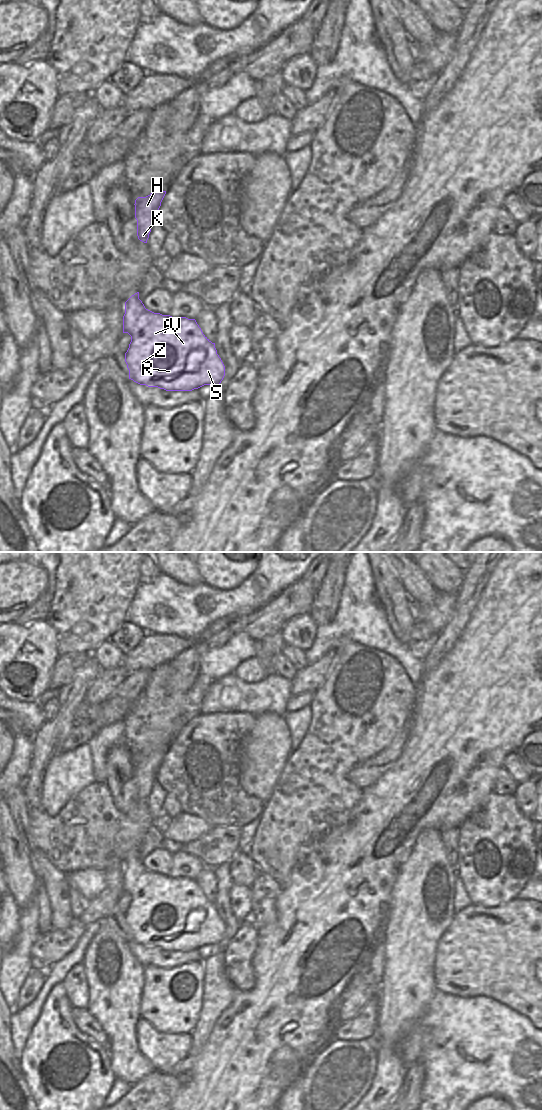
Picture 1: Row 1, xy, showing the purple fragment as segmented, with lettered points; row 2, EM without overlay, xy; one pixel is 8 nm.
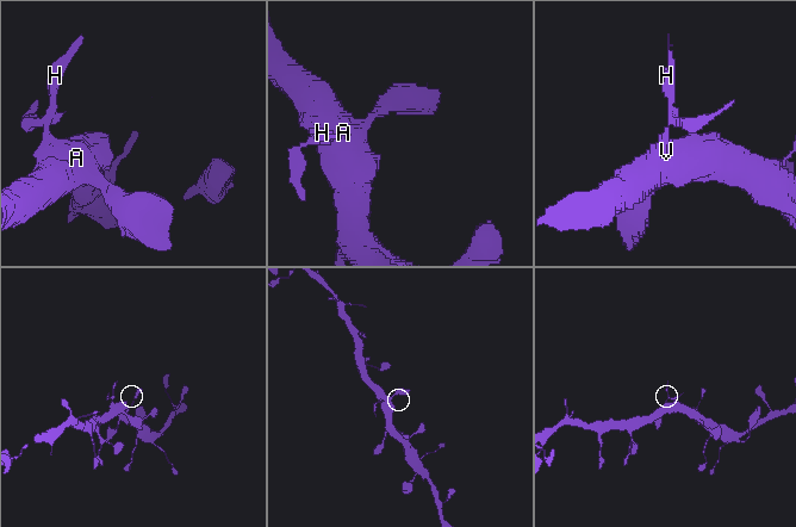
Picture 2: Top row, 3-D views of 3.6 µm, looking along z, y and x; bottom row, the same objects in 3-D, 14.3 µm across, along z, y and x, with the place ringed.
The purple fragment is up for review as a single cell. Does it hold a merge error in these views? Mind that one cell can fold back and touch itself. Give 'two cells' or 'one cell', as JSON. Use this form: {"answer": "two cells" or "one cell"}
{"answer": "two cells"}

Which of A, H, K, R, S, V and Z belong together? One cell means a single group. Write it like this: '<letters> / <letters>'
A R S V Z / H K

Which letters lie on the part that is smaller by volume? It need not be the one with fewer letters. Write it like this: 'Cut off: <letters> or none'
Cut off: H, K

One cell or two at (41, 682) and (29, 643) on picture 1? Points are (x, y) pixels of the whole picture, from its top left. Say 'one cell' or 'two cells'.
one cell

